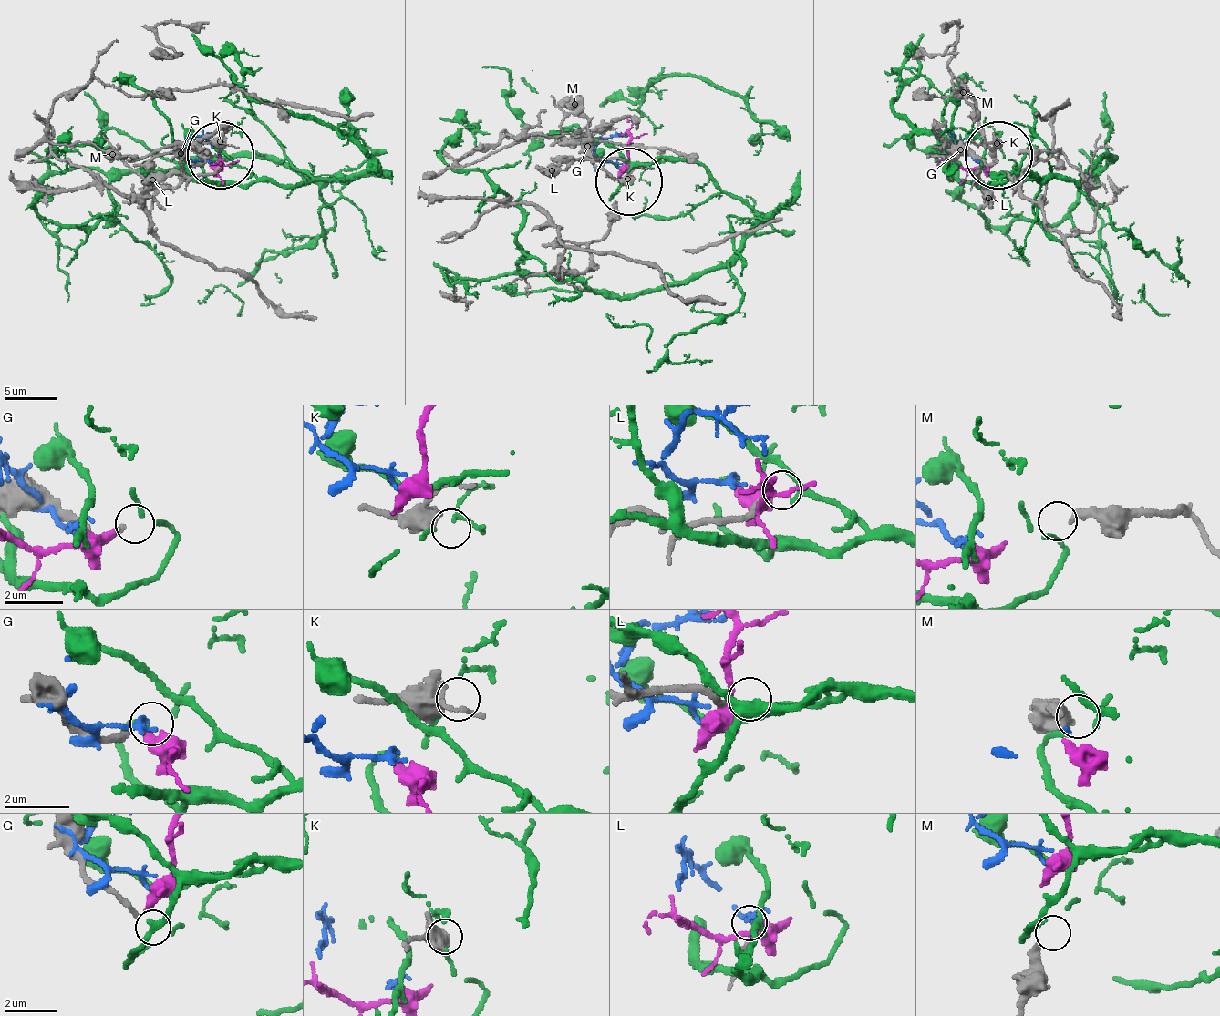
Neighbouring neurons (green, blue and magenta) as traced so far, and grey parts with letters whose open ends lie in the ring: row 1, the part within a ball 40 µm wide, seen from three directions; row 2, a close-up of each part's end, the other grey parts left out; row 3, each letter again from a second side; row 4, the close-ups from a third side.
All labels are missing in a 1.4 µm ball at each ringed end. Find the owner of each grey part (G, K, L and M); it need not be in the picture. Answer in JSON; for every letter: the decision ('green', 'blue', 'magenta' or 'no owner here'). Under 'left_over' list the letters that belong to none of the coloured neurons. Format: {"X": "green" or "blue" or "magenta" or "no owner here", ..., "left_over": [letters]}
{"G": "no owner here", "K": "no owner here", "L": "no owner here", "M": "no owner here", "left_over": ["G", "K", "L", "M"]}

